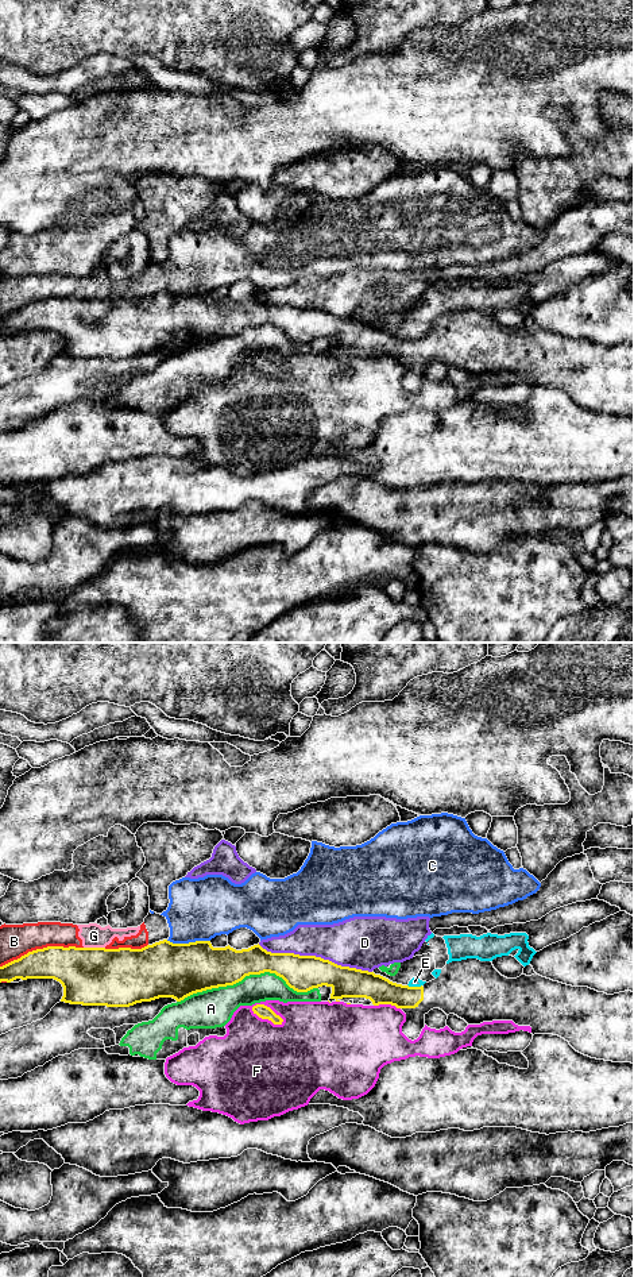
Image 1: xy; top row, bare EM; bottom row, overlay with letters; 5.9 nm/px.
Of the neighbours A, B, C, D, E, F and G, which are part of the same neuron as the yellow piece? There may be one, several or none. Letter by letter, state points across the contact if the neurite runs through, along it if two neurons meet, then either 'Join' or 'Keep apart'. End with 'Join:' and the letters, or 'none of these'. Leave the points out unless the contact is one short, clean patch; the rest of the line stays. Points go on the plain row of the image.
A: Keep apart
B: Keep apart
C: Boundary: xy (166, 292), (173, 294), (209, 293). Keep apart
D: Keep apart
E: Boundary: xy (408, 336), (421, 338). Keep apart
F: Keep apart
G: Keep apart
Join: none of these

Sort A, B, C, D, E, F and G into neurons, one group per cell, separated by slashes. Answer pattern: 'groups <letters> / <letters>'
groups A E / B C G / D / F

